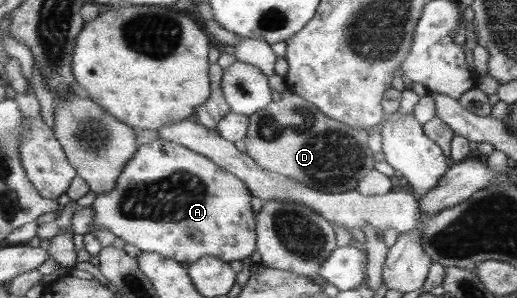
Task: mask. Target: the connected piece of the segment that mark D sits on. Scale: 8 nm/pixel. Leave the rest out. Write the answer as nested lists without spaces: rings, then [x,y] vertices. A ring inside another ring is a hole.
[[[287,89],[281,93],[282,97],[279,101],[271,101],[264,109],[256,111],[256,113],[249,115],[249,124],[247,127],[247,134],[243,139],[246,144],[246,153],[260,166],[271,172],[279,173],[286,176],[288,179],[294,179],[302,185],[306,185],[308,188],[312,188],[322,193],[337,194],[345,191],[356,190],[363,177],[373,168],[373,152],[368,146],[368,136],[372,131],[380,131],[380,124],[376,127],[368,130],[362,128],[355,128],[347,126],[345,123],[332,119],[330,116],[324,115],[313,103],[302,99],[298,94],[295,94],[292,90]]]

